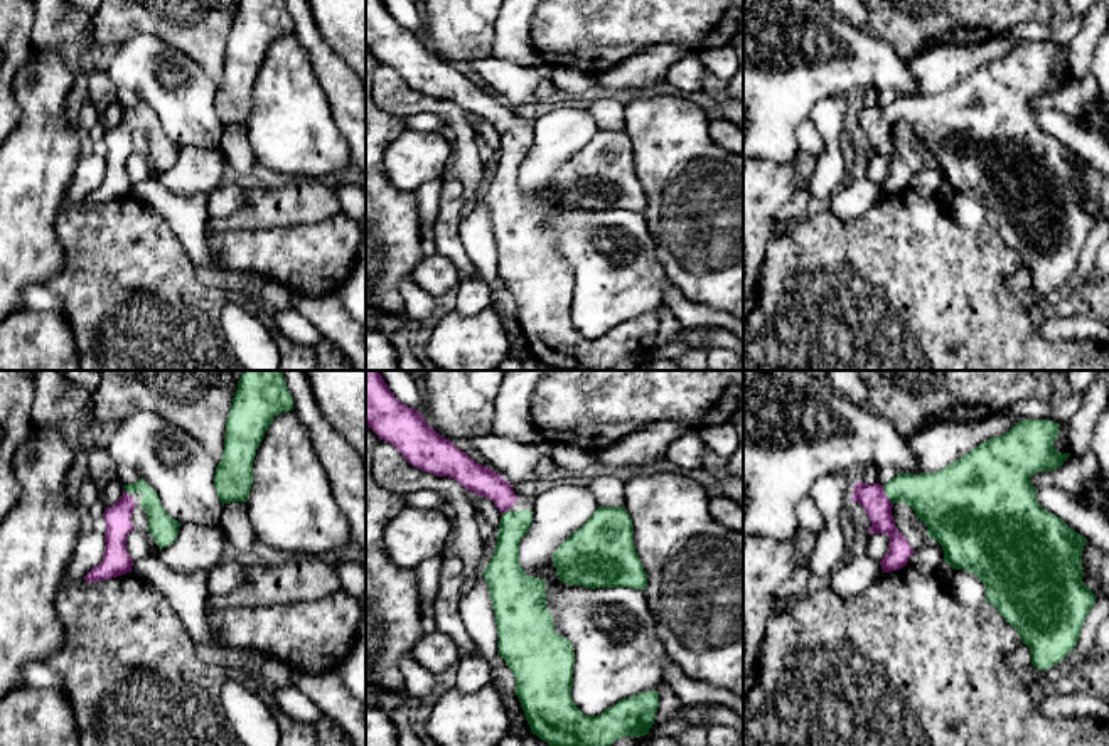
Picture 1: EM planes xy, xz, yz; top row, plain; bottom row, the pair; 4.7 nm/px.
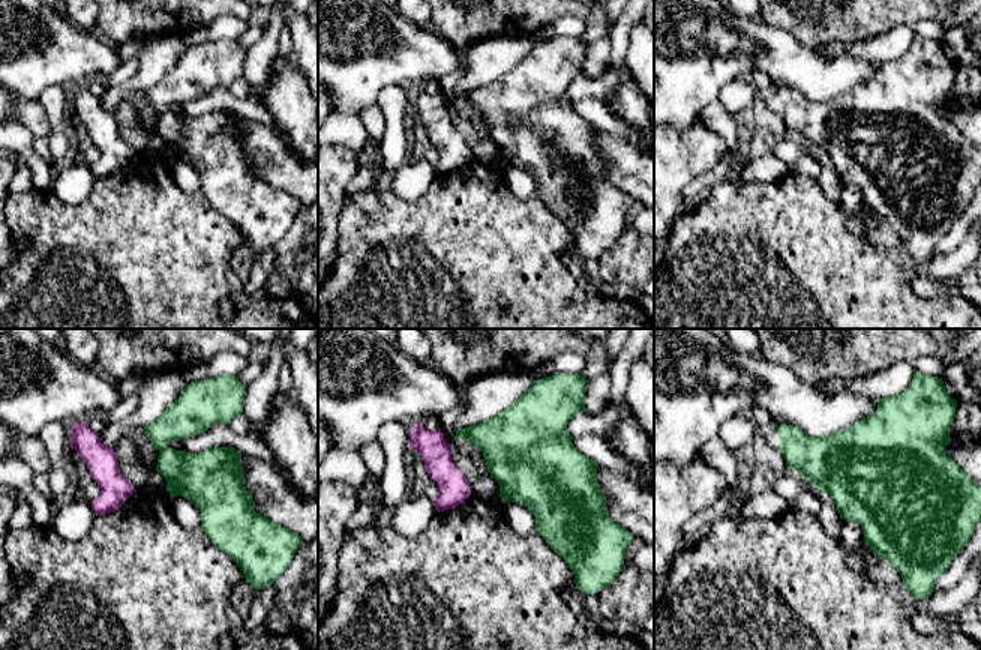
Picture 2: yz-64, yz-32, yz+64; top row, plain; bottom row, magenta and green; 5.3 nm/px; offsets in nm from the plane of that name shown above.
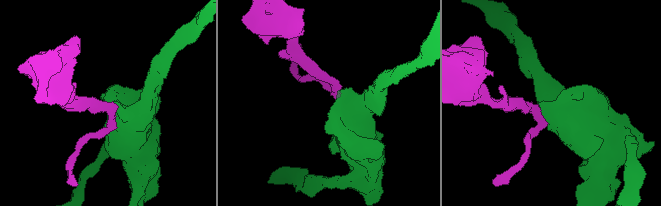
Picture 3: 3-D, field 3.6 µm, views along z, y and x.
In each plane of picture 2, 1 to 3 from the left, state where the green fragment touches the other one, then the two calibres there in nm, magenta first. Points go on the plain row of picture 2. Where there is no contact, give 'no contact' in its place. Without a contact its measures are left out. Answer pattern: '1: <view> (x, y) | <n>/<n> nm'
1: no contact
2: no contact
3: no contact

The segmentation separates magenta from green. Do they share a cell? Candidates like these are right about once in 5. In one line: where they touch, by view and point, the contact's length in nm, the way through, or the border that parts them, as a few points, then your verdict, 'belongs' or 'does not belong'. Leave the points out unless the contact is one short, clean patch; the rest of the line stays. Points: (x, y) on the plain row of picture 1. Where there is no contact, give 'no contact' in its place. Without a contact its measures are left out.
yz (885, 118) | 110 nm | across yz (878, 130), (885, 118), (929, 117), (937, 122) | belongs

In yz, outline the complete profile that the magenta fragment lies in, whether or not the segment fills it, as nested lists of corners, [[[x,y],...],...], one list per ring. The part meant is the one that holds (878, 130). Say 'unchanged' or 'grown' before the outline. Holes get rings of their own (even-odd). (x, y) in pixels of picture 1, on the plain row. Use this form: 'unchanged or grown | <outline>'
grown | [[[1023,42],[935,96],[898,96],[887,108],[856,104],[851,120],[865,130],[870,157],[890,160],[890,172],[880,184],[883,195],[902,192],[913,175],[892,138],[892,130],[903,125],[927,148],[927,158],[942,168],[944,184],[983,204],[986,224],[1016,253],[1030,271],[1031,288],[1042,295],[1074,273],[1097,221],[1082,204],[1087,162],[1045,133],[1030,106],[1033,96],[1057,93],[1070,79],[1053,71],[1058,51],[1050,42]]]

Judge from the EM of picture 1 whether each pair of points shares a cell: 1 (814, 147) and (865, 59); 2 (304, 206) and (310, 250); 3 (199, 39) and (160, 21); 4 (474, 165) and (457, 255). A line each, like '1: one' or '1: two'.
1: two
2: two
3: one
4: two

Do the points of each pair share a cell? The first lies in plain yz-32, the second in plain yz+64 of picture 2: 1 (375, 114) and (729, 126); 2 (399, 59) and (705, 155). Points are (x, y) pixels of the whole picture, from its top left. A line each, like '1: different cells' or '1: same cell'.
1: same cell
2: different cells

